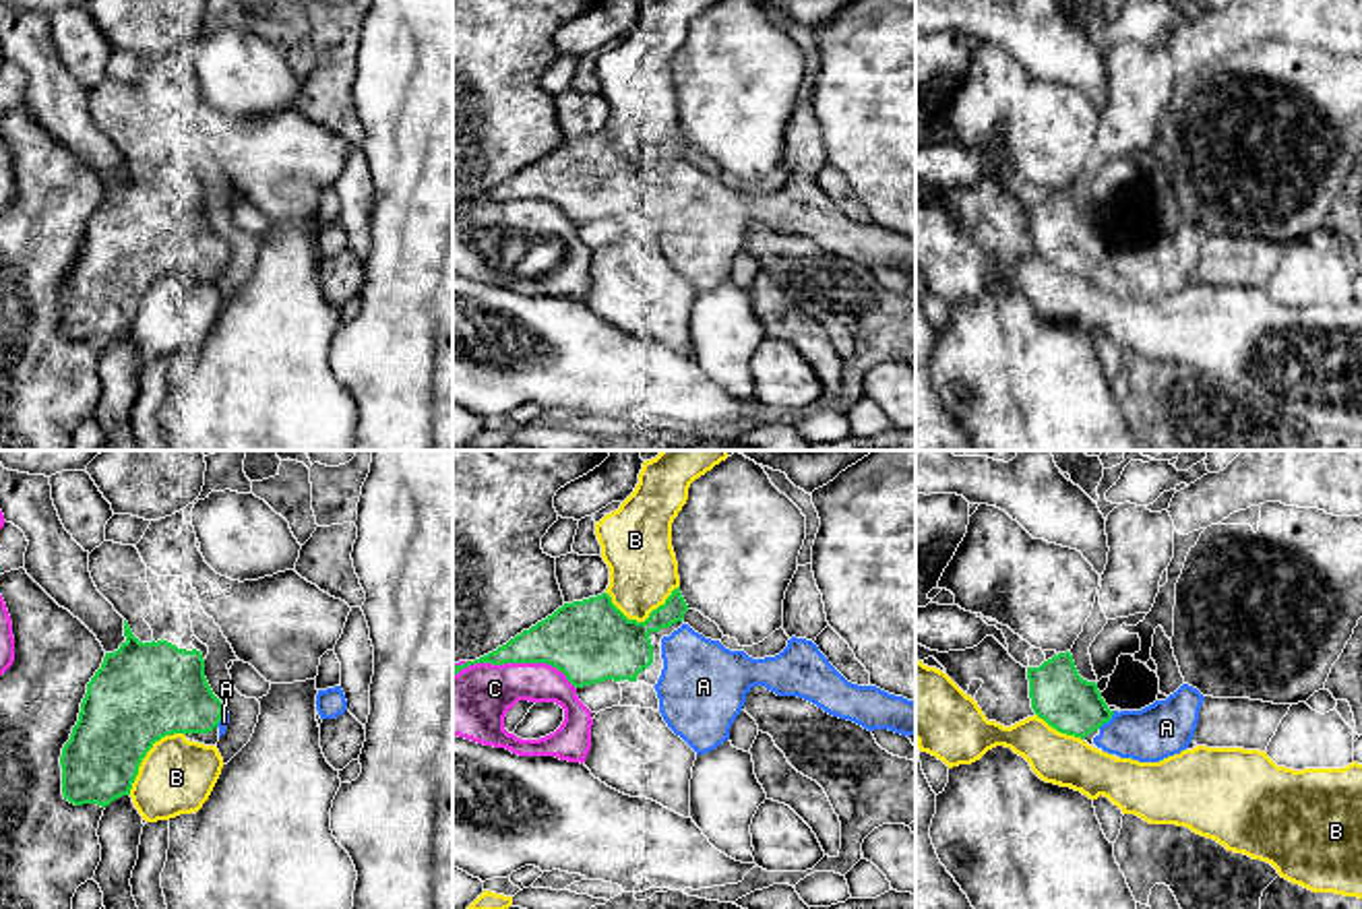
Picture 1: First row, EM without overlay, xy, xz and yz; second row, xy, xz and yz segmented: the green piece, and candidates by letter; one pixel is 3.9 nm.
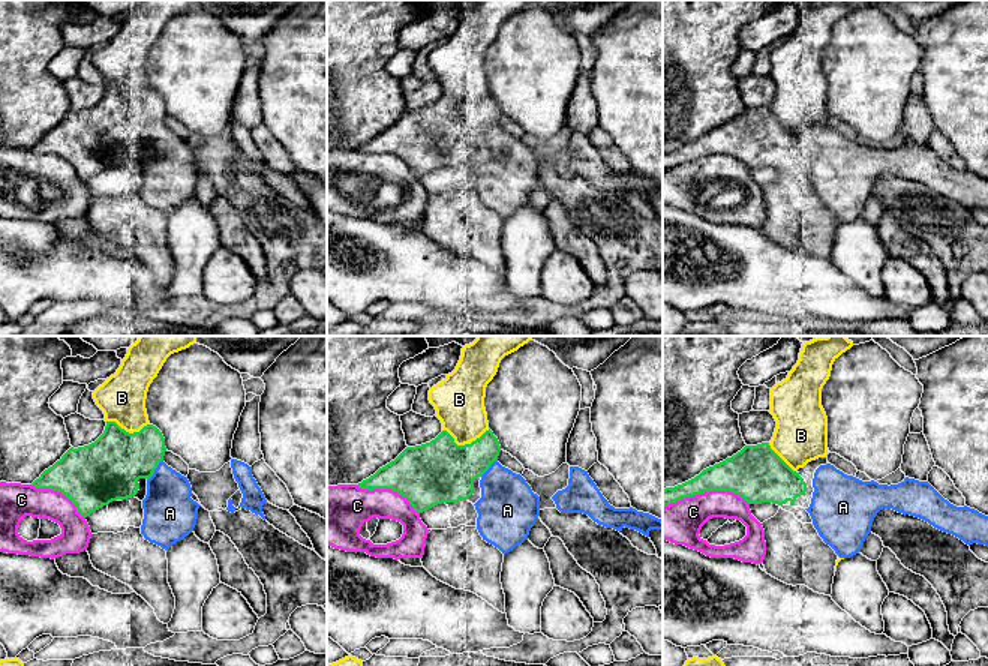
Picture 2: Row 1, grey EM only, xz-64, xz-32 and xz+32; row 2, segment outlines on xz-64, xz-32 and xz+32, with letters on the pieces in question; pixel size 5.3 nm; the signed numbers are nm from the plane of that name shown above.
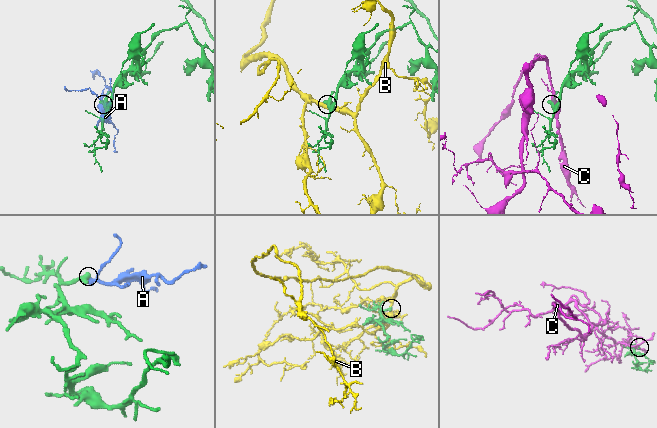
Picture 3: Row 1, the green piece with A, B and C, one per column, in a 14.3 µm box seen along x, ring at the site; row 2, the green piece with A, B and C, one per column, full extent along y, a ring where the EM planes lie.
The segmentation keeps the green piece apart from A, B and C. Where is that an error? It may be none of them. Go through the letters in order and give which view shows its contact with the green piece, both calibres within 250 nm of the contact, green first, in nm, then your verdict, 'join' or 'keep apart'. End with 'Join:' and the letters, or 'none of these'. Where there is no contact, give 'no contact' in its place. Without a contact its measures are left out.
A: yz | 220/220 nm | join
B: xz | 320/260 nm | keep apart
C: xz | 280/260 nm | keep apart
Join: A

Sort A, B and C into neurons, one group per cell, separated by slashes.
A / B / C

